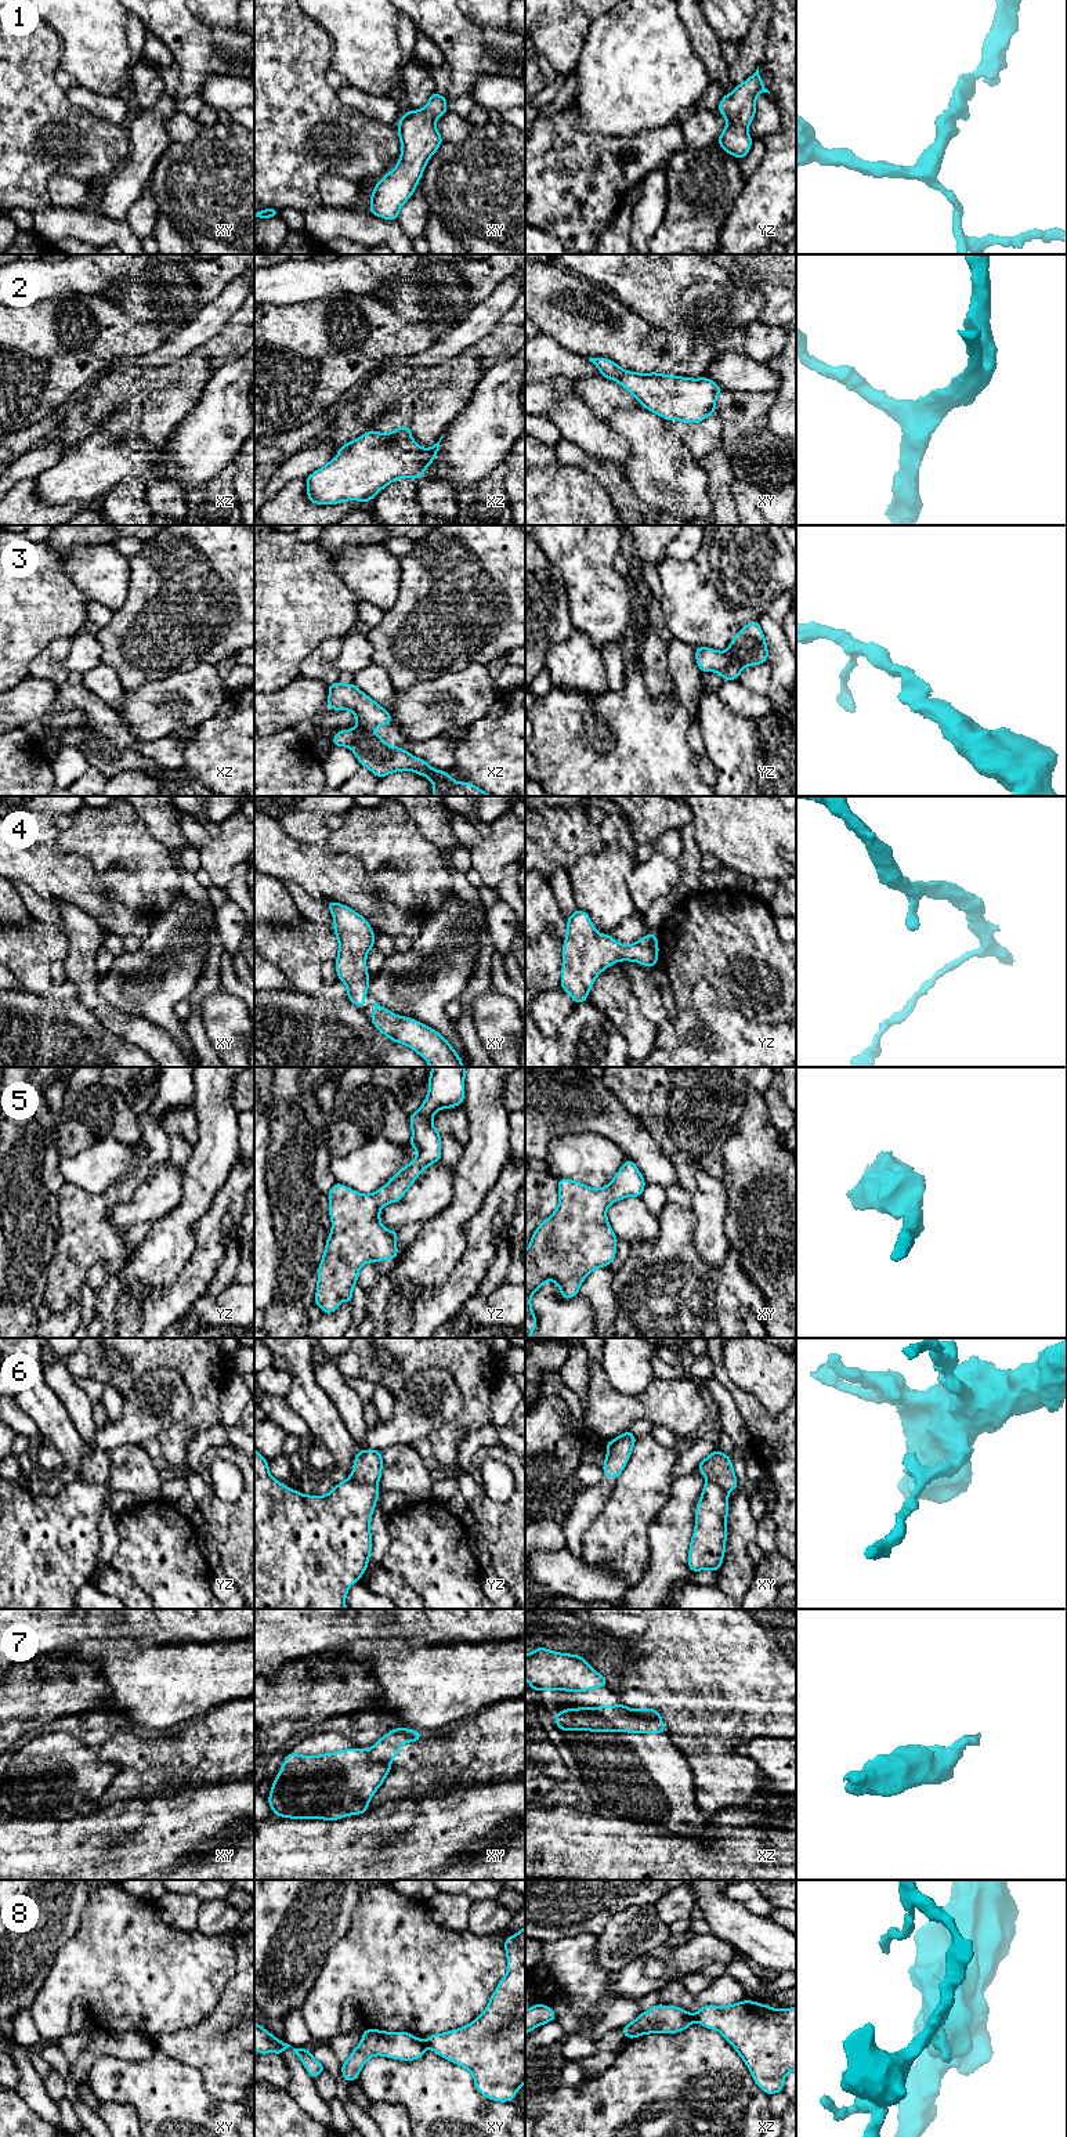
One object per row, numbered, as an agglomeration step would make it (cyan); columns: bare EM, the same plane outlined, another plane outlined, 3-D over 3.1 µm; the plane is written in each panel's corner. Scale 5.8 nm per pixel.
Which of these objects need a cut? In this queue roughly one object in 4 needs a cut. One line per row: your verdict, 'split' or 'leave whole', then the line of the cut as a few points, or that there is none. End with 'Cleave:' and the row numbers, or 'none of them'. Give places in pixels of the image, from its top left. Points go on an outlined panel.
1: leave whole; no cut
2: leave whole; no cut
3: leave whole; no cut
4: leave whole; no cut
5: leave whole; no cut
6: split; cut in yz along (347, 1478), (358, 1483), (376, 1485)
7: split; cut in xy along (365, 1750), (372, 1758), (390, 1763)
8: split; cut in xz along (693, 2014), (695, 2020)
Cleave: 6, 7, 8

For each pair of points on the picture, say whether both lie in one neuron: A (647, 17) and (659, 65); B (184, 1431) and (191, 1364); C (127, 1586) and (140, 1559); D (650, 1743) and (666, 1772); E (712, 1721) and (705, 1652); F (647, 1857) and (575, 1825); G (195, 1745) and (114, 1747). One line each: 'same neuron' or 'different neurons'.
A: same neuron
B: same neuron
C: different neurons
D: same neuron
E: same neuron
F: different neurons
G: same neuron

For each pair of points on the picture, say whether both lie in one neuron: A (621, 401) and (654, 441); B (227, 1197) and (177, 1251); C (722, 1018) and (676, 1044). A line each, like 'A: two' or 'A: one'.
A: two
B: two
C: one

